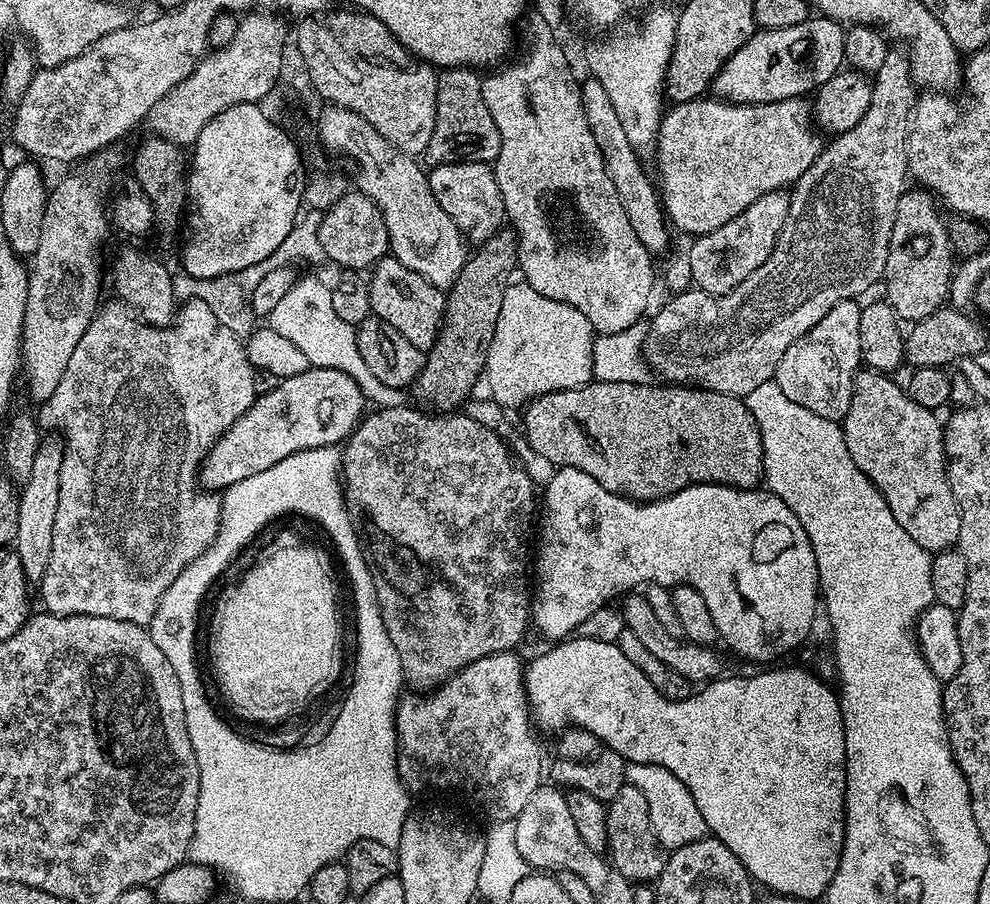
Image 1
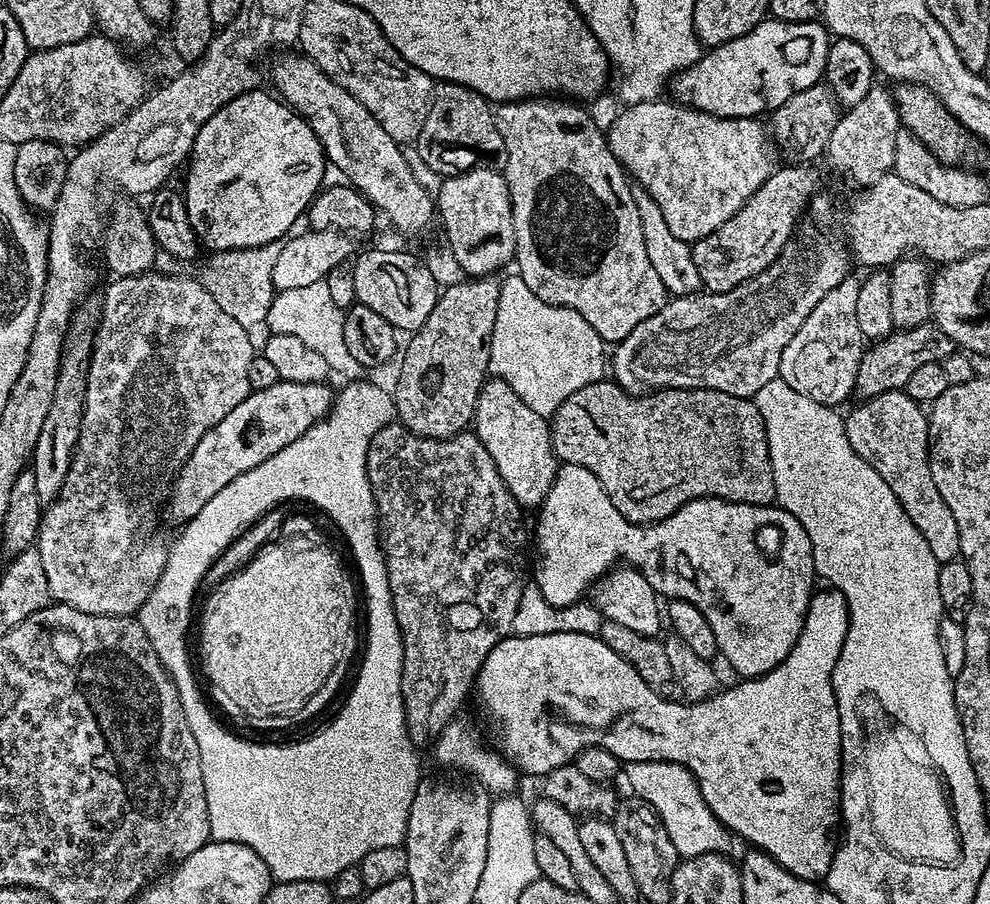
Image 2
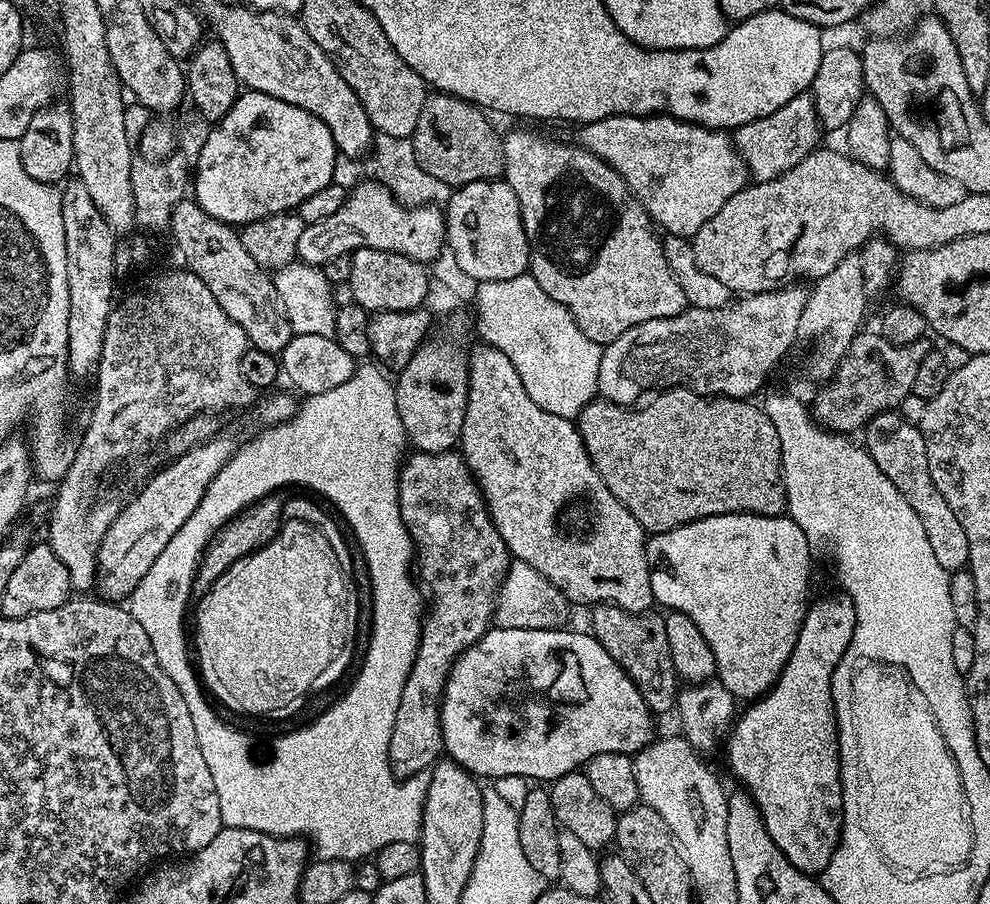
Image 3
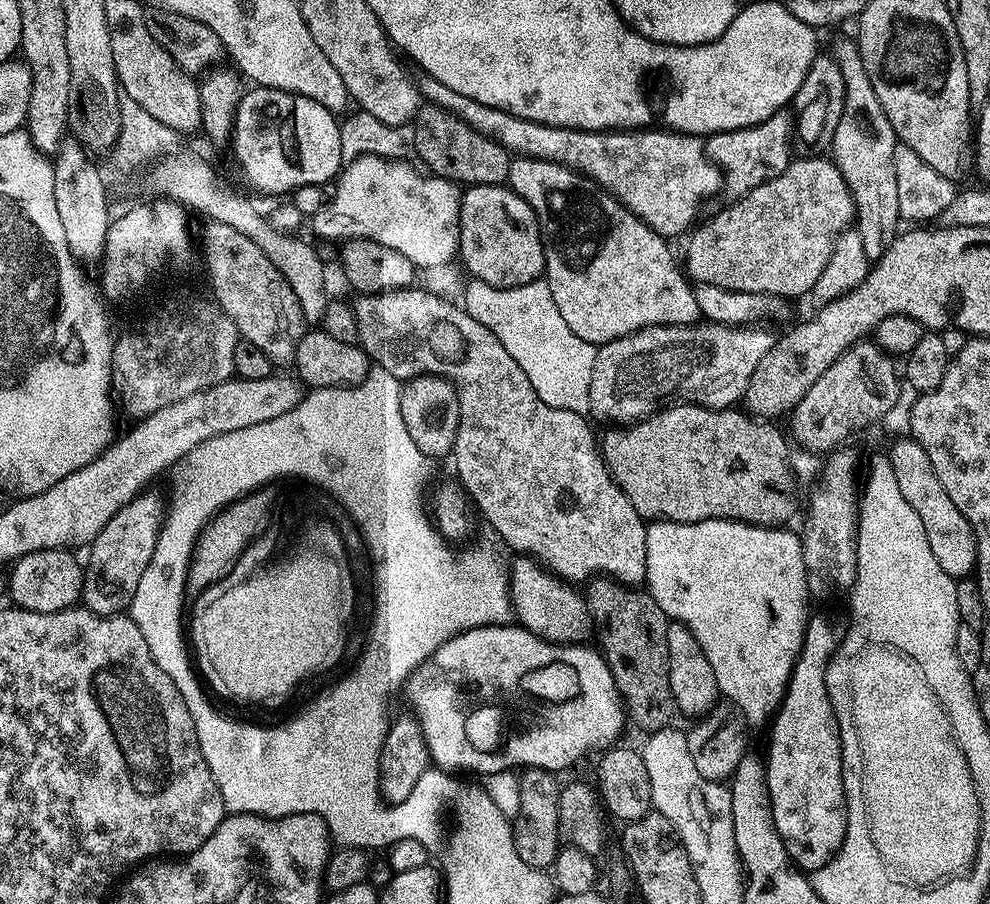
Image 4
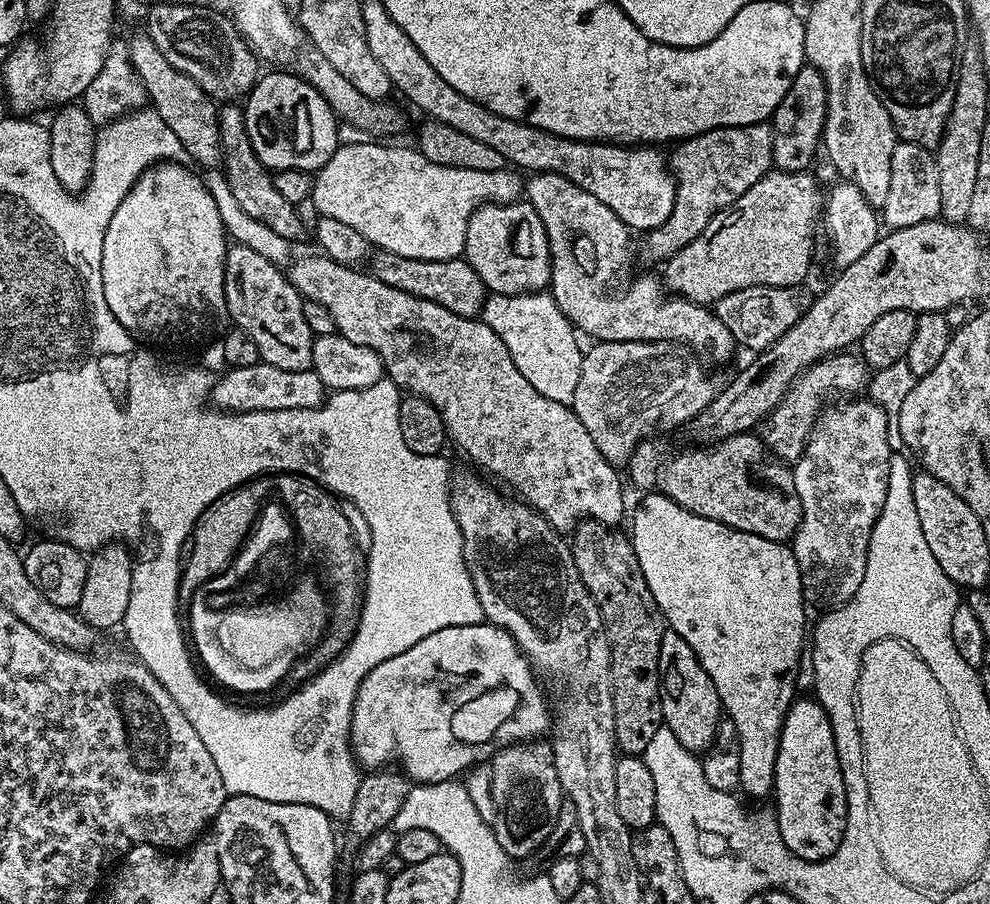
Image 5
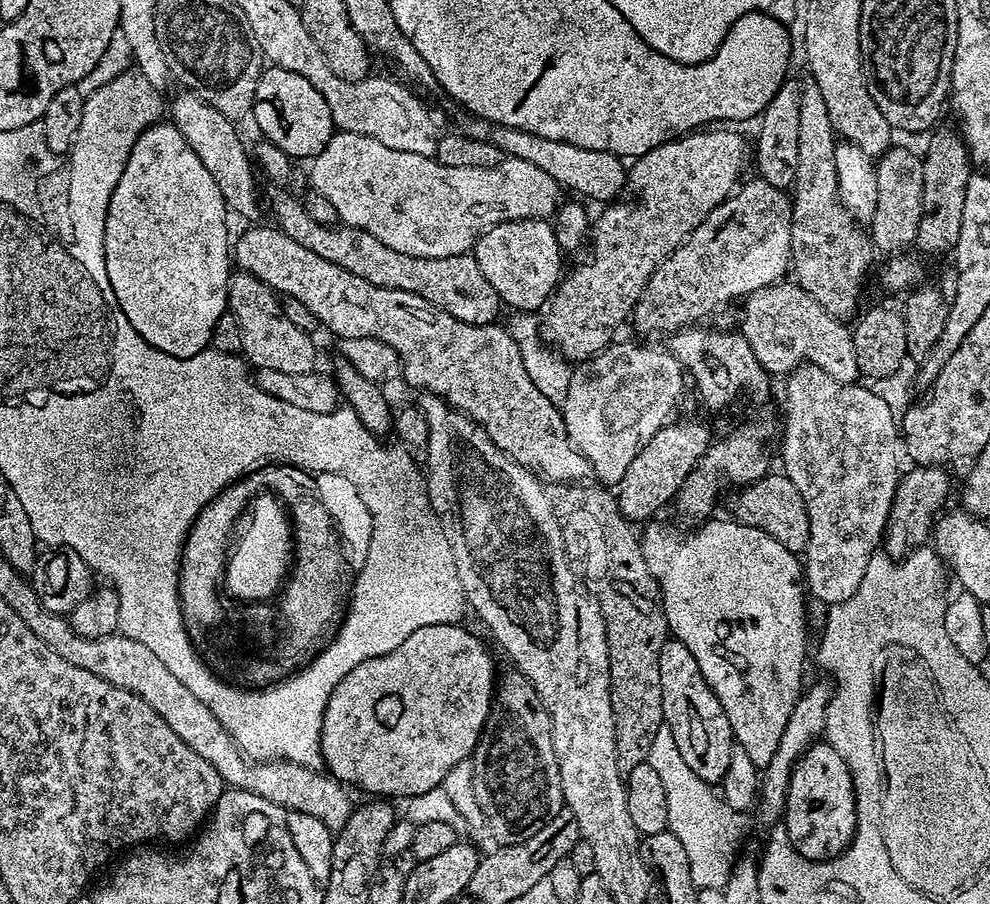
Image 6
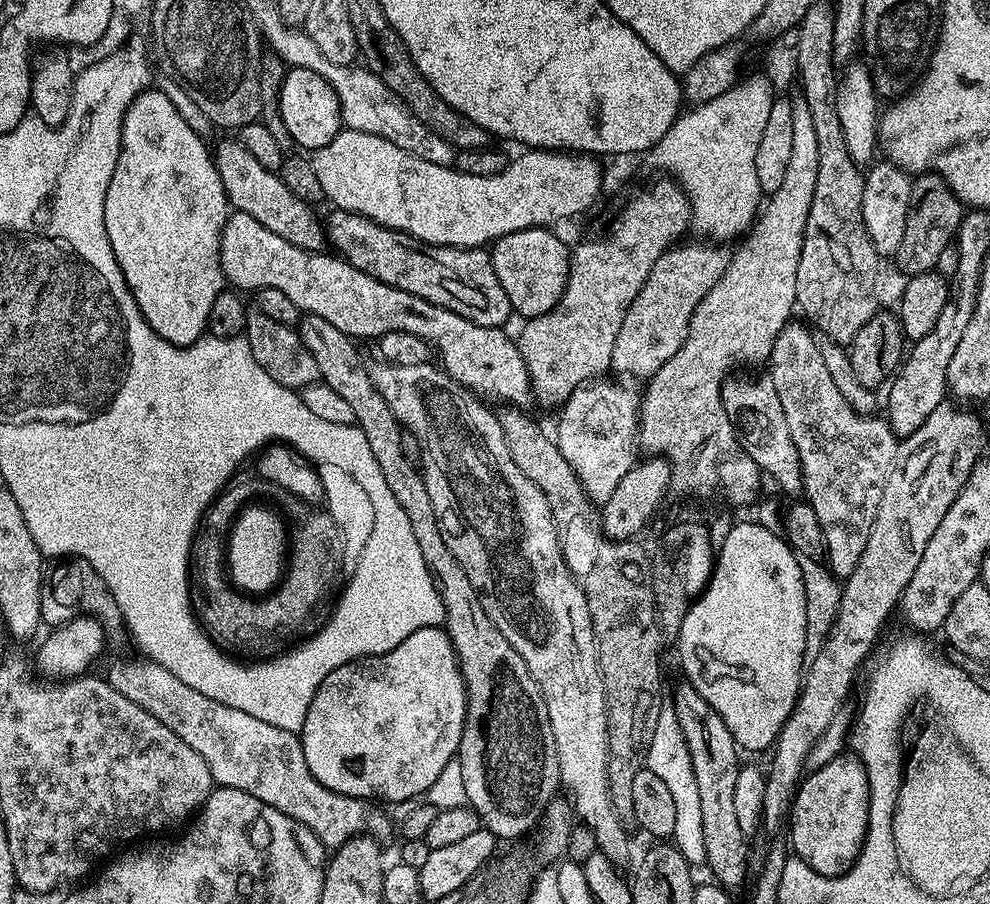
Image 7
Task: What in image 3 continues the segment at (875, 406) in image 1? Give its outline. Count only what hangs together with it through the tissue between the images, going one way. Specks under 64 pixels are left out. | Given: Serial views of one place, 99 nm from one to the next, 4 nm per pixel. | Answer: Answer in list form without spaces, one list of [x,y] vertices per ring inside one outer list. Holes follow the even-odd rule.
[[[899,411],[883,412],[873,418],[863,429],[863,447],[867,448],[870,458],[878,462],[878,470],[898,486],[902,498],[910,502],[914,514],[922,518],[922,526],[926,529],[926,538],[930,538],[930,547],[938,558],[938,563],[949,574],[961,571],[967,565],[970,554],[970,542],[966,542],[966,530],[962,530],[962,522],[958,522],[954,510],[942,498],[938,486],[930,478],[930,466],[926,458],[926,442],[922,438],[919,427],[912,424]]]

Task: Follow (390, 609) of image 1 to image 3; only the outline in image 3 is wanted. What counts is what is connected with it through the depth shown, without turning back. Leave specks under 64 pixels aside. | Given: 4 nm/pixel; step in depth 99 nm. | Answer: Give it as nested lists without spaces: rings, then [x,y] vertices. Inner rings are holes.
[[[456,450],[450,452],[413,451],[411,455],[401,463],[398,473],[398,506],[400,507],[402,522],[406,526],[409,536],[412,537],[412,543],[414,545],[414,568],[418,573],[419,583],[422,585],[422,588],[422,583],[424,583],[425,589],[423,588],[423,591],[426,593],[426,596],[426,591],[428,591],[428,596],[432,599],[432,605],[430,605],[429,608],[427,605],[426,611],[423,613],[420,626],[420,645],[416,651],[416,657],[412,663],[410,674],[406,678],[406,686],[402,686],[402,698],[398,698],[398,714],[394,714],[394,730],[390,730],[388,760],[392,763],[392,771],[400,778],[407,778],[419,772],[427,772],[437,760],[441,759],[444,739],[442,738],[442,730],[440,729],[440,701],[444,694],[444,687],[448,681],[448,672],[452,668],[452,663],[459,658],[467,648],[477,644],[479,640],[488,633],[488,629],[494,620],[498,589],[508,573],[510,563],[510,553],[506,542],[502,542],[502,538],[490,518],[488,508],[484,505],[484,495],[481,494],[480,487],[476,485],[476,480],[472,477],[472,472],[468,469],[468,464],[464,461],[463,455]]]

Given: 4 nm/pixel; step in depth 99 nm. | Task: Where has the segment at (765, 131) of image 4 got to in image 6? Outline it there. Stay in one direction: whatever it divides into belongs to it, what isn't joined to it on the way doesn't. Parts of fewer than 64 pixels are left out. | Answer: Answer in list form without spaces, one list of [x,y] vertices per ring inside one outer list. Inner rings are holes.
[[[716,126],[711,130],[697,130],[689,132],[686,136],[681,136],[679,140],[671,140],[666,142],[662,146],[658,146],[654,150],[650,150],[646,154],[635,157],[631,161],[630,167],[626,172],[626,184],[636,197],[633,200],[621,199],[619,202],[612,202],[607,205],[608,208],[600,217],[593,219],[590,224],[590,243],[587,245],[586,253],[588,252],[588,261],[585,264],[576,264],[572,268],[572,273],[565,275],[561,279],[557,289],[552,294],[550,303],[547,305],[546,311],[542,316],[542,336],[545,341],[555,351],[559,352],[565,360],[569,362],[583,362],[589,360],[591,356],[597,356],[600,352],[604,351],[609,344],[613,343],[614,337],[612,336],[616,332],[616,327],[620,323],[627,321],[632,315],[632,309],[636,307],[636,303],[640,301],[640,295],[644,292],[646,282],[650,282],[650,278],[654,274],[654,270],[658,267],[662,261],[673,252],[676,247],[685,240],[687,240],[689,234],[694,231],[703,222],[710,210],[714,210],[719,206],[723,200],[727,200],[729,196],[735,193],[738,185],[741,183],[742,177],[740,175],[744,172],[744,167],[749,167],[750,164],[750,144],[743,140],[736,132],[731,132],[731,127],[728,126]]]

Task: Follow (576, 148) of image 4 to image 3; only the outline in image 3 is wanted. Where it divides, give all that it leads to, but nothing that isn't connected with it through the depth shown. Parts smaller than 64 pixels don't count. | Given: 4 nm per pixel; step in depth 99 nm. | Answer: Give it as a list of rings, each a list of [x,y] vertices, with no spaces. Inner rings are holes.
[[[657,114],[655,116],[611,116],[610,118],[602,118],[598,122],[590,122],[583,125],[579,129],[580,144],[579,147],[585,148],[588,152],[593,152],[597,161],[610,165],[619,176],[624,179],[626,186],[632,192],[633,196],[640,205],[648,211],[648,219],[657,229],[665,228],[663,231],[670,236],[683,236],[691,238],[696,235],[698,230],[702,230],[702,226],[706,226],[706,222],[710,222],[710,218],[714,218],[714,214],[718,214],[718,210],[722,210],[722,206],[726,206],[726,202],[730,202],[730,198],[734,198],[734,194],[738,194],[749,183],[748,166],[744,163],[743,158],[736,153],[736,146],[733,137],[727,131],[717,130],[714,128],[704,128],[700,124],[692,124],[688,120],[676,120],[673,116],[665,116]]]

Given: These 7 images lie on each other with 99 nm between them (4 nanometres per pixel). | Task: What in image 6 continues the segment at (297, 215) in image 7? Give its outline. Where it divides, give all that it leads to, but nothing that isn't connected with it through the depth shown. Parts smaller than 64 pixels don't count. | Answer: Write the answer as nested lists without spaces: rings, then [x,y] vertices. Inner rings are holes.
[[[180,90],[180,93],[170,100],[168,114],[171,123],[186,138],[187,144],[198,154],[198,158],[202,159],[206,170],[213,175],[229,211],[235,215],[254,215],[258,210],[257,173],[253,159],[249,151],[247,154],[236,130],[237,125],[205,100],[198,98],[198,94],[187,90]]]

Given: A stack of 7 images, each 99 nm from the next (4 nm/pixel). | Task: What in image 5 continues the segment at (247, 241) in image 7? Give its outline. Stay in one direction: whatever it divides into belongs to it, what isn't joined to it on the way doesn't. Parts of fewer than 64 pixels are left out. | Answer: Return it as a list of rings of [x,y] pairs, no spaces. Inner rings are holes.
[[[323,254],[315,255],[300,256],[296,261],[294,261],[295,259],[291,261],[292,269],[287,269],[286,272],[289,282],[299,290],[305,300],[313,300],[330,310],[331,317],[336,322],[336,332],[339,335],[350,338],[350,342],[358,342],[358,346],[370,346],[370,350],[374,350],[378,354],[378,358],[382,358],[387,379],[394,381],[405,393],[421,396],[423,400],[430,401],[438,410],[451,443],[453,440],[477,464],[475,467],[481,473],[487,474],[489,477],[497,476],[497,478],[492,478],[499,481],[501,485],[509,484],[513,488],[511,491],[519,499],[529,504],[536,512],[542,513],[550,522],[550,526],[557,528],[561,534],[571,533],[581,520],[589,518],[597,520],[600,524],[619,525],[616,523],[624,516],[624,488],[620,485],[619,474],[616,473],[619,472],[617,465],[602,458],[598,446],[594,446],[594,438],[590,438],[586,426],[582,426],[582,422],[574,415],[569,405],[559,404],[554,402],[554,398],[546,398],[542,394],[538,394],[538,390],[534,390],[534,386],[530,386],[530,382],[526,382],[526,378],[522,378],[522,370],[518,370],[518,366],[514,366],[514,358],[510,358],[510,350],[506,350],[506,346],[502,346],[502,338],[498,338],[498,334],[494,334],[494,330],[490,330],[490,326],[486,326],[483,319],[459,316],[434,302],[423,300],[414,294],[406,294],[402,290],[394,290],[394,286],[386,286],[386,282],[378,282],[378,278],[374,278],[359,267],[339,264]]]

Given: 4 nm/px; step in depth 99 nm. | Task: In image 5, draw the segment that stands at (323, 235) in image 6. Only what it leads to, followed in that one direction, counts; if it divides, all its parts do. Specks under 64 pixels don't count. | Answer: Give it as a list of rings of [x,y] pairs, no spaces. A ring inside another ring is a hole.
[[[224,102],[219,105],[217,114],[218,120],[218,142],[220,143],[220,164],[226,182],[230,186],[230,194],[250,214],[250,218],[262,222],[265,226],[270,226],[276,234],[281,235],[290,242],[296,242],[304,236],[304,224],[300,221],[297,205],[286,202],[282,198],[278,186],[274,186],[272,181],[273,173],[265,168],[264,164],[254,154],[254,146],[250,142],[248,133],[248,114],[239,103]],[[376,250],[370,256],[370,275],[378,278],[378,282],[386,282],[386,286],[394,286],[394,290],[402,290],[406,294],[414,294],[423,300],[434,302],[446,310],[459,316],[479,317],[484,311],[484,301],[490,293],[484,287],[482,278],[463,258],[454,260],[419,260],[418,258],[402,258],[402,254],[394,254]]]

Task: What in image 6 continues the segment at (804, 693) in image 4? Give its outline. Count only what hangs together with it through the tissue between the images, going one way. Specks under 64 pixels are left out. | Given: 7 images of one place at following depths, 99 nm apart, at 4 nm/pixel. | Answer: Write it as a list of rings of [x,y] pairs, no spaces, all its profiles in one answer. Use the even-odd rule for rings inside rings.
[[[817,742],[804,751],[804,757],[796,763],[782,827],[788,832],[788,840],[802,858],[832,860],[839,856],[856,832],[856,795],[852,775],[842,758],[827,742]]]

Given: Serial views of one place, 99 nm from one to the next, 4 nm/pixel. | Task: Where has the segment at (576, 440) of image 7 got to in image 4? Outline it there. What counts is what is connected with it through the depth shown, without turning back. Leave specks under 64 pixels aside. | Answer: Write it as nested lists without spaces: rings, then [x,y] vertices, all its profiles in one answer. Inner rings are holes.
[[[700,322],[695,326],[662,324],[599,345],[596,349],[594,374],[590,374],[591,415],[596,415],[600,420],[617,420],[620,423],[617,425],[628,426],[652,415],[661,407],[662,402],[687,402],[703,408],[732,408],[739,405],[754,370],[758,370],[758,362],[766,358],[774,343],[774,336],[760,330],[756,326],[729,326],[711,322]]]

